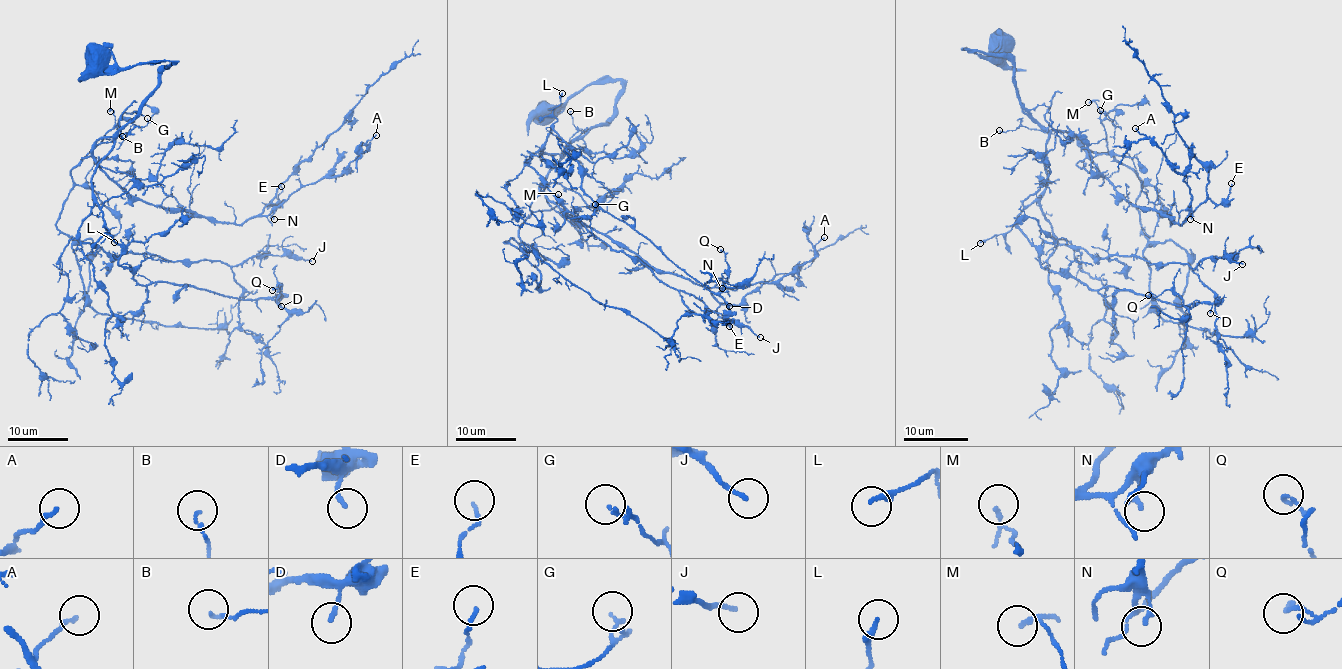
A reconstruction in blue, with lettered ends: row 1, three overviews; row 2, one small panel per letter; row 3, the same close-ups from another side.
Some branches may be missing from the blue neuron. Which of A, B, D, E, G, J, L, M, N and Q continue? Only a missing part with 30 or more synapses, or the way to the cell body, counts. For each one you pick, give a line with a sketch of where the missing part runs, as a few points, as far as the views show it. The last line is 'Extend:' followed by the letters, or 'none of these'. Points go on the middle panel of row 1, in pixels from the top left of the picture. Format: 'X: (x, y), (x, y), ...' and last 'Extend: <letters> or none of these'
L: (562, 93), (568, 78), (555, 72), (579, 97), (609, 114), (615, 108)
Extend: L

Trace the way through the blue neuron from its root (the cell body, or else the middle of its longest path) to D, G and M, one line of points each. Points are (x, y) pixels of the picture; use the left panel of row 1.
D: (101, 57), (119, 67), (175, 63), (92, 177), (119, 263), (144, 285), (278, 297), (281, 306)
G: (101, 57), (119, 67), (175, 63), (160, 75), (141, 111), (81, 157), (120, 118), (137, 126), (147, 118)
M: (101, 57), (119, 67), (175, 63), (160, 75), (141, 111), (81, 157), (113, 127), (110, 111)

